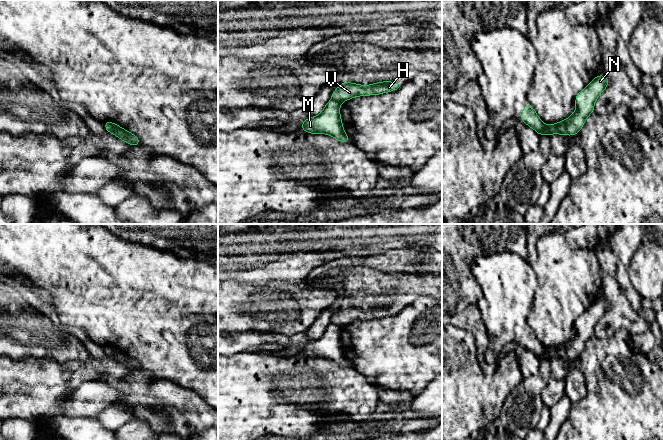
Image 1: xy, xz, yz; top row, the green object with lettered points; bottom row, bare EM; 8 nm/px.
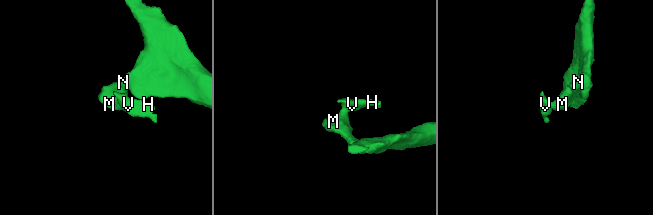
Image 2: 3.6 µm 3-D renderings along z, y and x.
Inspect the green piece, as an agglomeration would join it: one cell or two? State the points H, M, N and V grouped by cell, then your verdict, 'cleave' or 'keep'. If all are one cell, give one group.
H V / M N; cleave

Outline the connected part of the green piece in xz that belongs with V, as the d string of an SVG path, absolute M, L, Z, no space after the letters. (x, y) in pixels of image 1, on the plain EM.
M390 304L363 310L344 305L332 316L332 323L342 327L357 320L379 319L397 314L401 309Z

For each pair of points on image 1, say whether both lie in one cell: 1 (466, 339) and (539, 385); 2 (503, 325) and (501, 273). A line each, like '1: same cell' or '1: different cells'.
1: different cells
2: same cell

